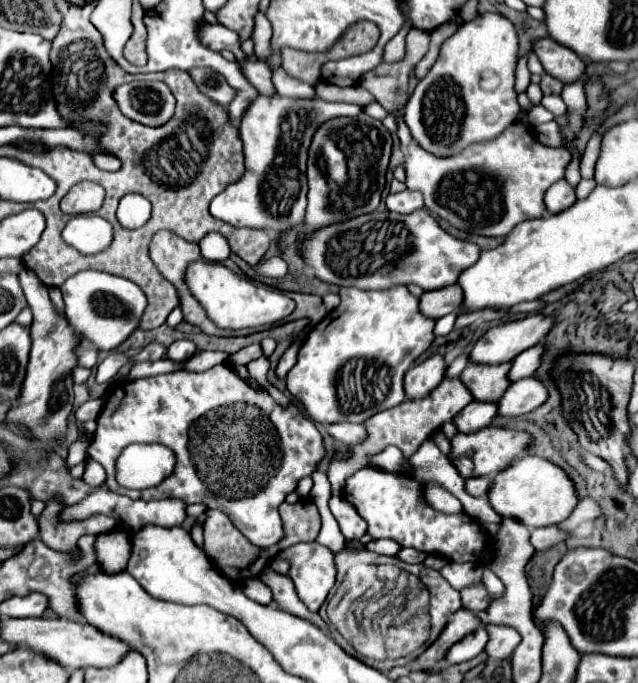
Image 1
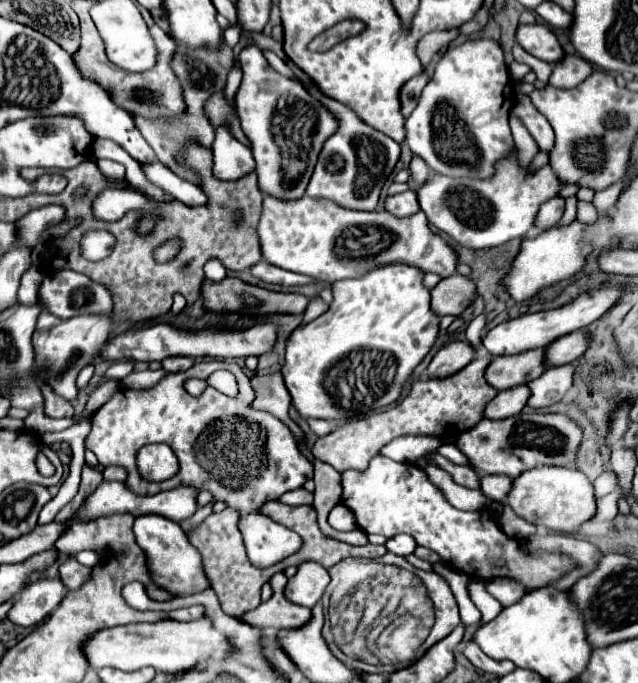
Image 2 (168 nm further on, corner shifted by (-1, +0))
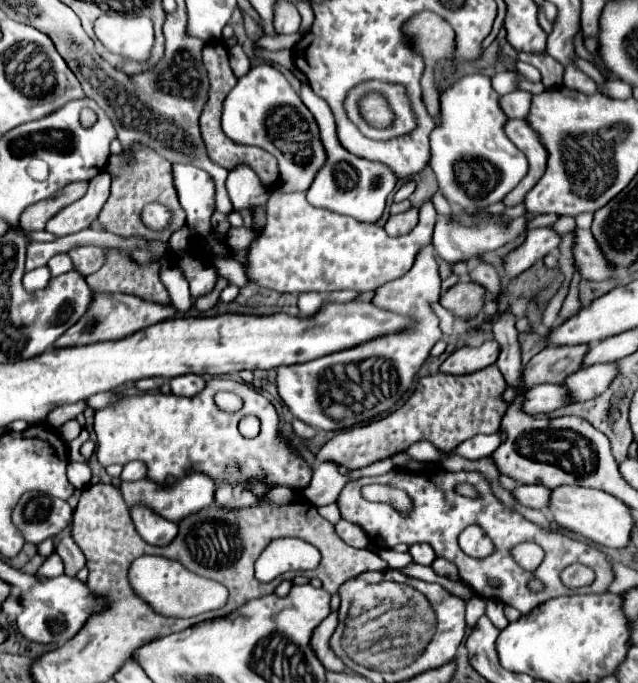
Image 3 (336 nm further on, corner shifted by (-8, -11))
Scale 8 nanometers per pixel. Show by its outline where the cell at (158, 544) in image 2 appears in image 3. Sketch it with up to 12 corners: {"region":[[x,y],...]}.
{"region":[[151,507],[129,509],[137,533],[151,545],[167,545],[177,523]]}

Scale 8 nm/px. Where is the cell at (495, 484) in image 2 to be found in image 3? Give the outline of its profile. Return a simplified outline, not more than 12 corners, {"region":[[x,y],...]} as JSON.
{"region":[[519,485],[513,495],[521,505],[547,509],[549,487]]}

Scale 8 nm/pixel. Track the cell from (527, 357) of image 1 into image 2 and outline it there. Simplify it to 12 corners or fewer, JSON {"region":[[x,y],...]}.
{"region":[[572,332],[546,346],[546,366],[578,360],[588,348],[584,332]]}

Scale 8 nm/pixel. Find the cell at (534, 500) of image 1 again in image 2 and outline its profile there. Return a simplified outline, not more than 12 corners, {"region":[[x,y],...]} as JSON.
{"region":[[540,466],[506,504],[530,524],[576,532],[596,512],[580,470]]}

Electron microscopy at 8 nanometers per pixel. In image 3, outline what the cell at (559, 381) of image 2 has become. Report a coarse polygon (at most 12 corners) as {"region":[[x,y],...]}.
{"region":[[591,365],[567,377],[573,401],[589,401],[607,391],[617,365]]}

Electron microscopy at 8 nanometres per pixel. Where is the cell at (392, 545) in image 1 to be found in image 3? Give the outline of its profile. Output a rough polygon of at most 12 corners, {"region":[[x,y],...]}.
{"region":[[427,543],[409,549],[413,561],[419,565],[431,565],[437,557]]}

